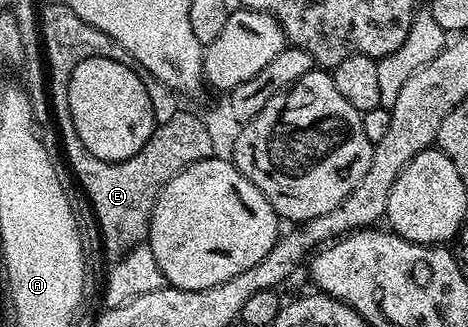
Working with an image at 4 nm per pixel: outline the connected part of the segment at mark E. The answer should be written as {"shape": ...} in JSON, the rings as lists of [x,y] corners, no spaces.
{"shape":[[[177,112],[165,121],[162,119],[145,146],[127,160],[97,158],[81,142],[73,124],[57,130],[57,136],[63,142],[72,177],[91,203],[103,240],[103,255],[111,262],[123,259],[148,239],[152,210],[164,185],[189,165],[214,157],[207,126],[200,115],[191,112]]]}

